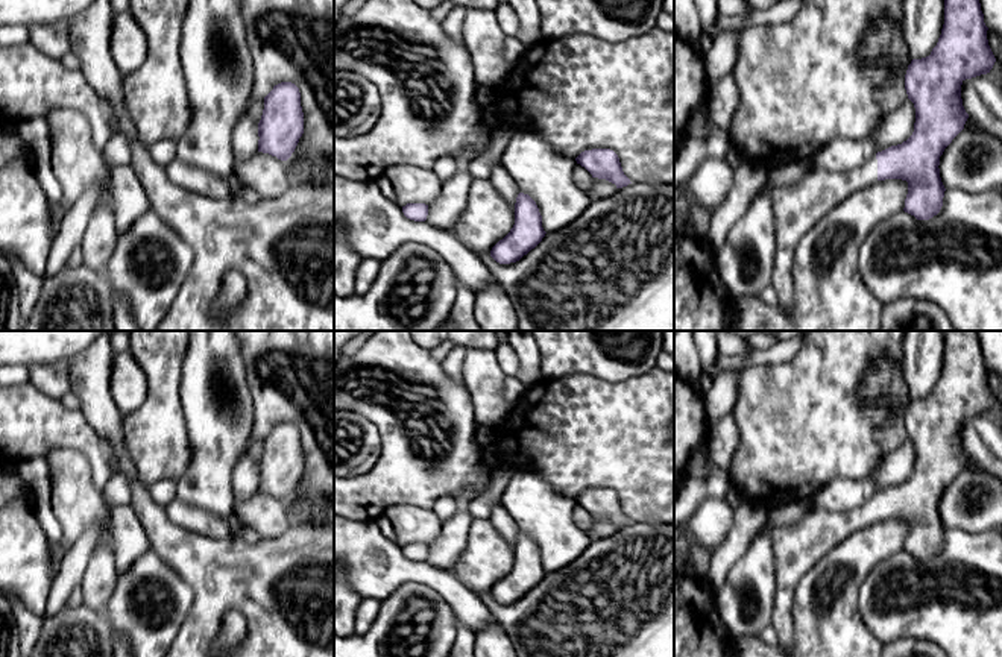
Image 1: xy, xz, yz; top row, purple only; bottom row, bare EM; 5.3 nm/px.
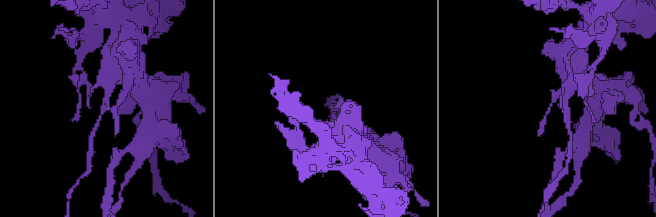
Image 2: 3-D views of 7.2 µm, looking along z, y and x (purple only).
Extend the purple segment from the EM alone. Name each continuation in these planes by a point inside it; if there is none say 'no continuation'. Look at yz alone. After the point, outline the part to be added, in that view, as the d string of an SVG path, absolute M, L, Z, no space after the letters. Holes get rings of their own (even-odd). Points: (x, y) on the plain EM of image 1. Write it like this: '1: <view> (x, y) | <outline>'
1: yz (796, 548) | M876 495L846 513L817 508L809 502L800 522L771 531L776 589L794 589L830 549L876 522Z

